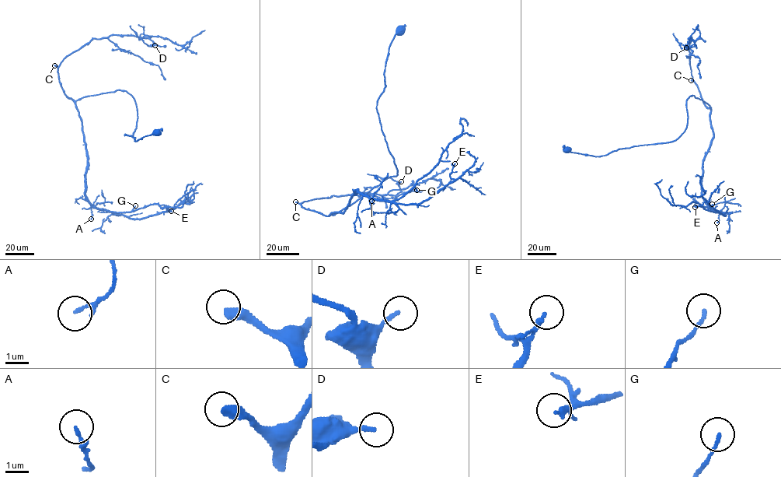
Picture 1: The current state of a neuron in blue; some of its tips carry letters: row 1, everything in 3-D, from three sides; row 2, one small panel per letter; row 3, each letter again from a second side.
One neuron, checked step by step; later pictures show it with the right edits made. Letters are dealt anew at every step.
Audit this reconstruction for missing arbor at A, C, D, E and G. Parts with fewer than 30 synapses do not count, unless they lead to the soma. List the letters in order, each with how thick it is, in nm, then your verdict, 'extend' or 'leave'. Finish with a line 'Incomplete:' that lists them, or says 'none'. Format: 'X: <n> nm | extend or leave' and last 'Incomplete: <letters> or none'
A: 130 nm | leave
C: 420 nm | extend
D: 160 nm | leave
E: 170 nm | leave
G: 120 nm | leave
Incomplete: C

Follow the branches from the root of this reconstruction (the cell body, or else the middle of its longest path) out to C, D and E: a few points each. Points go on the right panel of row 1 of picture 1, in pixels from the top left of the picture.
C: (567, 149), (601, 156), (618, 149), (675, 140), (686, 127), (686, 100), (690, 96), (711, 110), (691, 80)
D: (567, 149), (601, 156), (675, 140), (690, 96), (711, 110), (692, 75), (695, 40), (686, 47)
E: (567, 149), (673, 142), (694, 96), (713, 134), (702, 198), (726, 215), (695, 207)

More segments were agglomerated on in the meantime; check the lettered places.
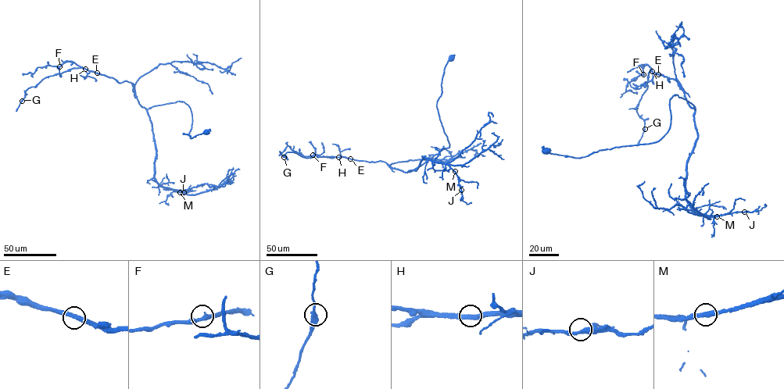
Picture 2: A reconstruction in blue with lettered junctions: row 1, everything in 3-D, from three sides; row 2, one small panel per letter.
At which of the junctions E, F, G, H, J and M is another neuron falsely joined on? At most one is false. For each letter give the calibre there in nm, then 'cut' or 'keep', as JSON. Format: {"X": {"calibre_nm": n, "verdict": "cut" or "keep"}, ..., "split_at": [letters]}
{"E": {"calibre_nm": 400, "verdict": "keep"}, "F": {"calibre_nm": 360, "verdict": "keep"}, "G": {"calibre_nm": 440, "verdict": "keep"}, "H": {"calibre_nm": 400, "verdict": "keep"}, "J": {"calibre_nm": 380, "verdict": "keep"}, "M": {"calibre_nm": 400, "verdict": "keep"}, "split_at": []}

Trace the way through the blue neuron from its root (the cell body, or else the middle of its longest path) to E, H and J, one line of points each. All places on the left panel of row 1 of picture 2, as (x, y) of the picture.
E: (206, 132), (191, 138), (183, 134), (189, 133), (192, 121), (184, 101), (147, 109), (133, 83), (97, 73)
H: (206, 132), (191, 138), (183, 134), (189, 133), (192, 121), (184, 101), (147, 109), (133, 83), (85, 69)
J: (206, 132), (191, 138), (183, 134), (189, 133), (192, 121), (184, 101), (147, 109), (155, 180), (184, 192)

